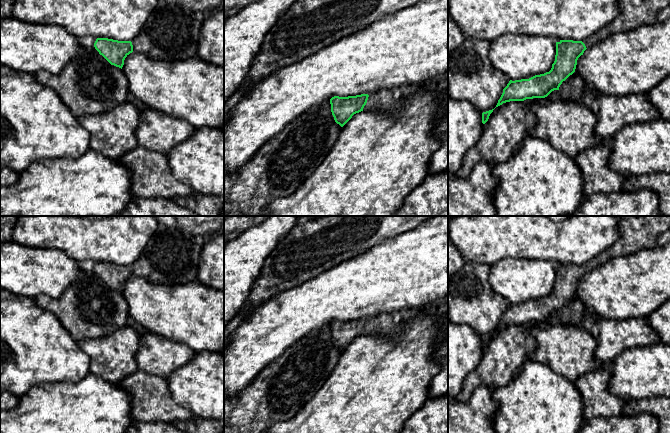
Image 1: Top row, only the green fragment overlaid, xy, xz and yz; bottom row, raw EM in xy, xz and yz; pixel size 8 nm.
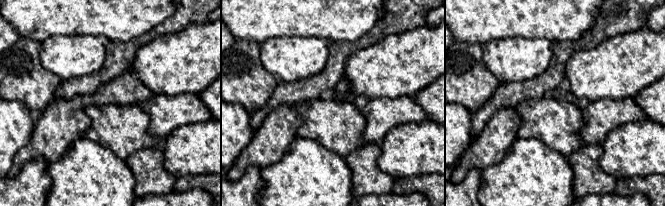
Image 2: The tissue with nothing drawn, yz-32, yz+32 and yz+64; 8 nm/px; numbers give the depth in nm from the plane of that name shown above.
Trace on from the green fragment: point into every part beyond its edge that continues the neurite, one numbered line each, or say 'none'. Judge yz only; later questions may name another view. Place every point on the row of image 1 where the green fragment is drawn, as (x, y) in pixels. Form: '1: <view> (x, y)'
1: yz (633, 13)

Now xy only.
1: xy (171, 32)

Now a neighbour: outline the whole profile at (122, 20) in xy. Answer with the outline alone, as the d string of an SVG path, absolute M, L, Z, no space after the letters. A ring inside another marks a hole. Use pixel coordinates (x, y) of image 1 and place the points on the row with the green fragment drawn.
M15 0L11 17L31 24L59 25L78 38L91 36L132 41L160 3L160 0Z

